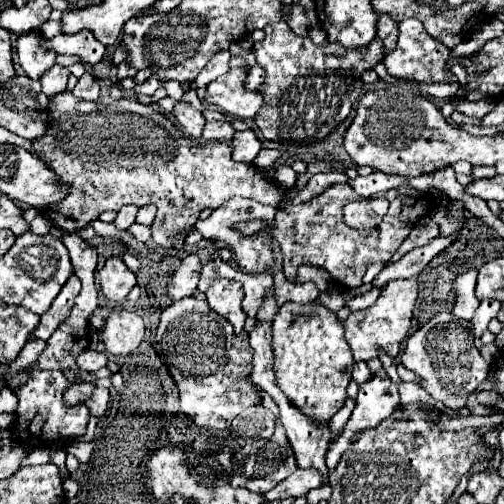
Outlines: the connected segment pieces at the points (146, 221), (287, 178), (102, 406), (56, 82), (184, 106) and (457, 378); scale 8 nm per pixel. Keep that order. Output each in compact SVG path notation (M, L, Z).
M146 205L141 207L138 210L136 222L142 225L151 226L156 216L156 211L157 209L154 205Z
M280 165L280 167L276 169L276 173L274 173L274 179L276 179L276 183L292 189L292 187L294 187L296 173L294 173L294 169L292 169L290 165Z
M98 387L98 389L94 389L92 397L86 399L84 405L90 409L90 415L92 415L92 417L102 417L102 415L106 413L106 409L108 409L108 399L110 399L108 389Z
M62 65L50 67L50 69L40 77L42 91L44 91L48 97L54 97L56 93L66 91L66 79L68 79L68 75L70 75L68 67L62 67Z
M178 101L174 105L174 111L172 111L174 119L178 121L178 125L182 127L182 131L192 137L192 139L200 139L202 137L202 129L204 129L204 123L206 119L202 117L200 111L196 111L190 103L186 101Z
M436 313L416 333L412 333L400 353L400 363L424 379L422 387L448 409L464 407L466 395L486 379L486 361L474 345L472 323L452 313Z

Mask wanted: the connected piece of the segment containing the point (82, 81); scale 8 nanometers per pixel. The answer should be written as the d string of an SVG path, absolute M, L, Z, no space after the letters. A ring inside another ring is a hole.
M84 73L84 75L78 79L76 87L72 89L72 95L78 97L78 99L94 101L94 99L100 97L100 85L98 85L98 81L96 81L90 73Z

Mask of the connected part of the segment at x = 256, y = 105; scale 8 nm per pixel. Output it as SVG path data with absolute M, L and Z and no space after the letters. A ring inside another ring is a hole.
M230 69L226 75L208 85L206 103L244 121L254 119L264 103L264 97L260 91L246 91L244 81L246 73L242 69Z

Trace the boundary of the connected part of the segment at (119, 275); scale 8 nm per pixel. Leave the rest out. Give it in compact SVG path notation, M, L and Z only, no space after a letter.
M110 257L100 269L102 293L116 303L122 303L134 285L136 285L136 277L126 267L122 257Z

